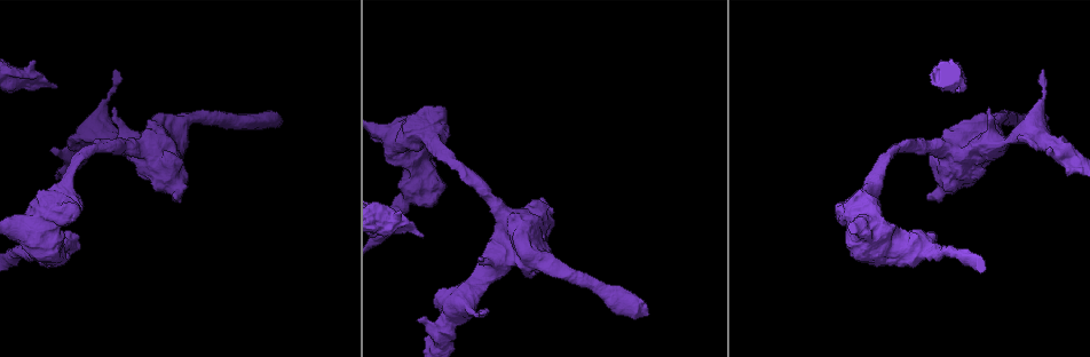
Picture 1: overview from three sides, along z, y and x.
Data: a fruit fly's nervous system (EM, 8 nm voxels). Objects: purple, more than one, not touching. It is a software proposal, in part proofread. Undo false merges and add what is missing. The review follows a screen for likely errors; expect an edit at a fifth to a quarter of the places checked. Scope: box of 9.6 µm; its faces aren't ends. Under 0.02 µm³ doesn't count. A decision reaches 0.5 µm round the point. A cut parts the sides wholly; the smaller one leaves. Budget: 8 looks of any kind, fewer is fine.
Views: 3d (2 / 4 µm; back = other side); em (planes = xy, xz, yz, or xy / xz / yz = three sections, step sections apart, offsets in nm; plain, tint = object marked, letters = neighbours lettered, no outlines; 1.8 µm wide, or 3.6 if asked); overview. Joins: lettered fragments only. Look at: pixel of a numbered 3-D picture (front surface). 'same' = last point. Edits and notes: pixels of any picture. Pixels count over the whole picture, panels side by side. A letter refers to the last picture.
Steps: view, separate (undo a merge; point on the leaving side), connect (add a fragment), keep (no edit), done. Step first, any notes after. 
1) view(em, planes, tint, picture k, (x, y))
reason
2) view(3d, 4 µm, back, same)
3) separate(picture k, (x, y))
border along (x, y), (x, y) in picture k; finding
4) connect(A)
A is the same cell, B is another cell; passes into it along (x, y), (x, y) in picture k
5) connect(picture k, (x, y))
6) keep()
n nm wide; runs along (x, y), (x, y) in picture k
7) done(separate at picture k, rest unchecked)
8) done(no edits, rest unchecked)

view(3d, 4 µm, picture 1, (113, 108))
free end

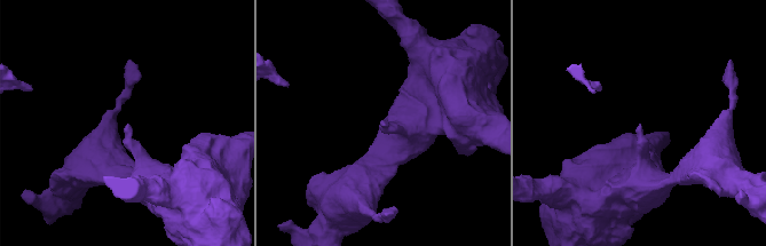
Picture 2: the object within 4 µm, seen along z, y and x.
view(em, planes, letters, picture 2, (381, 123))

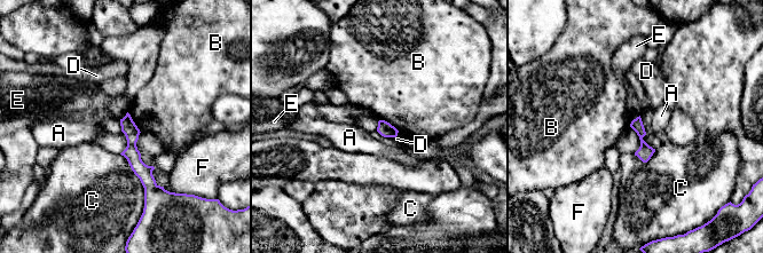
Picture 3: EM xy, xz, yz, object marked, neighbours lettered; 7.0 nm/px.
keep()
C touches over 400 nm; A, B, C, D, E and F are other cells; border along (127, 112), (140, 132) in picture 3; none of them fits

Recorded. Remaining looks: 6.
view(3d, 2 µm, picture 1, (33, 61))
stops while still wide

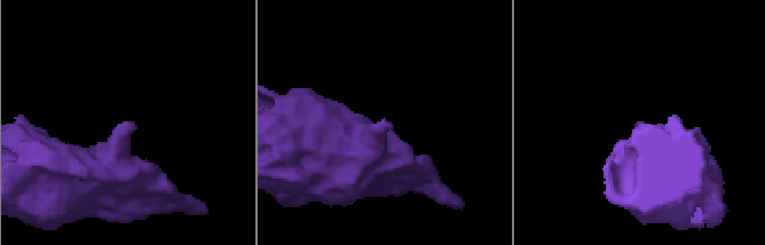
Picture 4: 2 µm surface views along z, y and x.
view(em, 3.6 µm, xz, step 16, tint, picture 4, (643, 122))

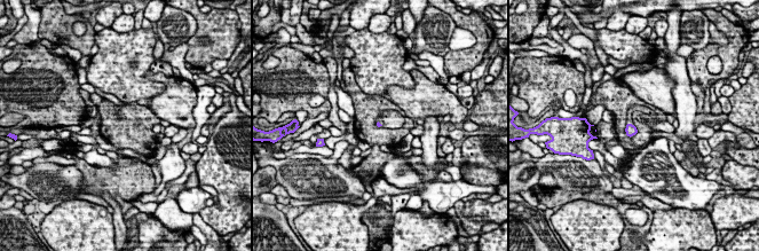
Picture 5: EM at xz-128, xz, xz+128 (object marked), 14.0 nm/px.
view(em, 3.6 µm, planes, letters, same)
cut it another way

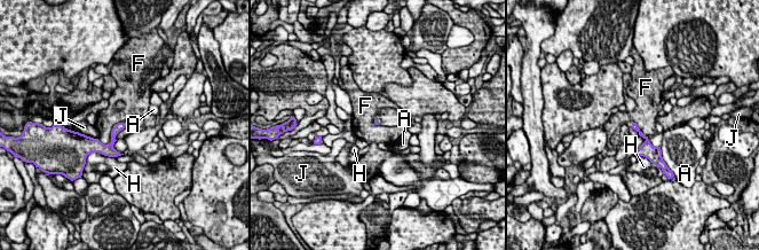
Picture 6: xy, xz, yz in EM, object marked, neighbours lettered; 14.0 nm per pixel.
keep()
F touches over 420 nm; A, F, H and J are other cells; runs along (120, 125), (113, 133), (111, 154) in picture 6; no lettered fragment goes on from it

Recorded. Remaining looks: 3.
view(em, planes, plain, picture 1, (280, 119))
long arm stops here

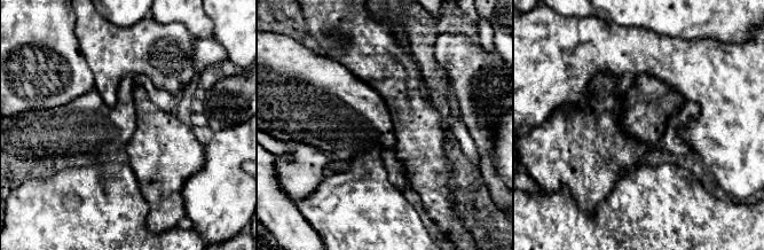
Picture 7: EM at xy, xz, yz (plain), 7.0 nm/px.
view(em, planes, letters, same)
what lies round it

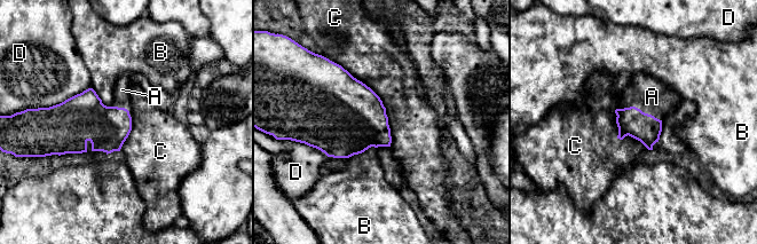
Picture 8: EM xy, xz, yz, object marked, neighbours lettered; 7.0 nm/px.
connect(picture 8, (652, 96))
200 nm wide; A is the same cell, B, C and D are other cells; passes into it along (632, 122), (646, 113), (652, 96) in picture 8; it goes on there

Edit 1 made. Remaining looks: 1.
done(connect at picture 8, rest unchecked)

